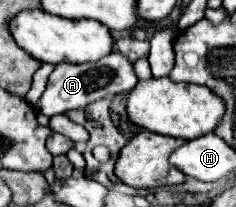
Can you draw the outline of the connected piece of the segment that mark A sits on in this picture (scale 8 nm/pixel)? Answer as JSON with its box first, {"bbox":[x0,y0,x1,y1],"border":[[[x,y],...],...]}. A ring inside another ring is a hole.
{"bbox":[36,52,138,116],"border":[[[112,52],[112,54],[104,56],[102,60],[88,62],[88,64],[58,64],[56,70],[50,74],[46,92],[42,94],[36,108],[38,108],[38,112],[42,112],[46,116],[66,114],[70,110],[86,108],[86,104],[92,104],[106,96],[128,92],[136,86],[136,82],[138,82],[138,78],[132,70],[132,64],[120,52]]]}

